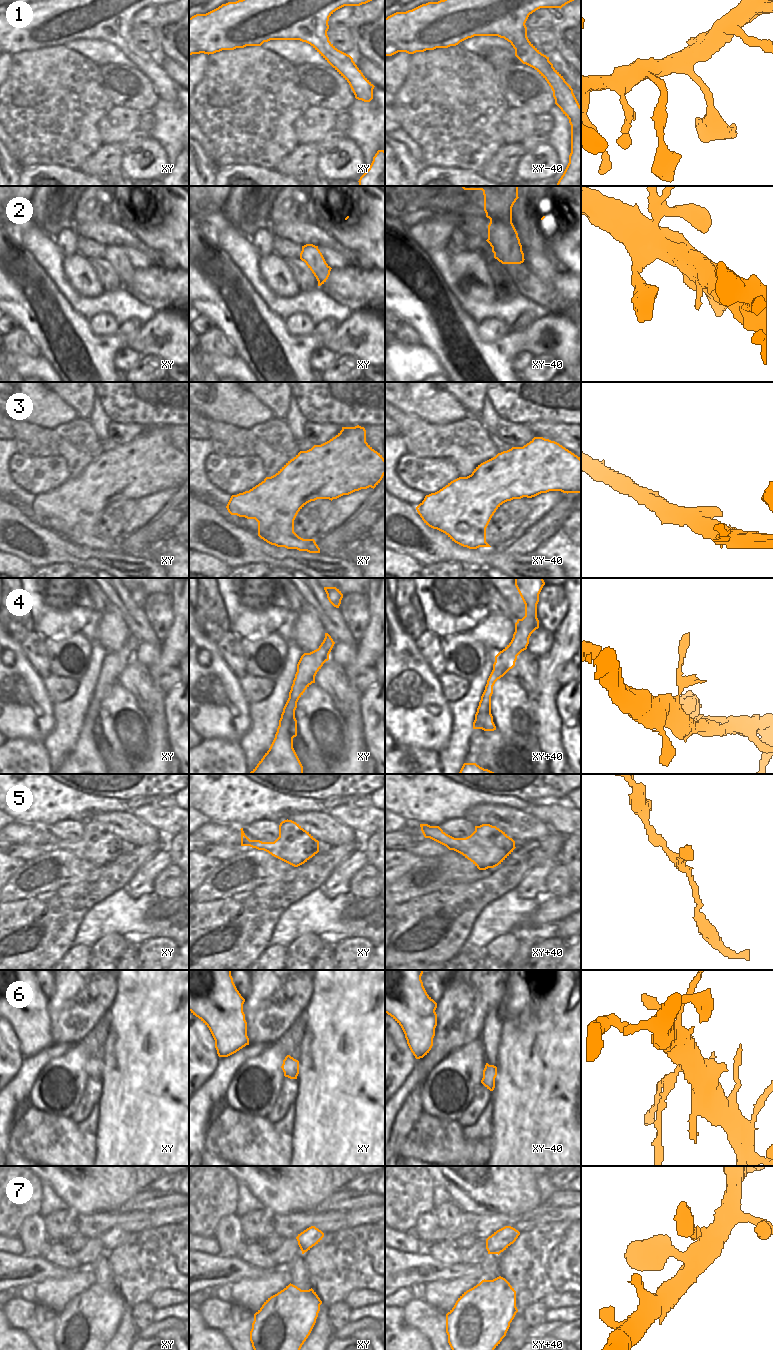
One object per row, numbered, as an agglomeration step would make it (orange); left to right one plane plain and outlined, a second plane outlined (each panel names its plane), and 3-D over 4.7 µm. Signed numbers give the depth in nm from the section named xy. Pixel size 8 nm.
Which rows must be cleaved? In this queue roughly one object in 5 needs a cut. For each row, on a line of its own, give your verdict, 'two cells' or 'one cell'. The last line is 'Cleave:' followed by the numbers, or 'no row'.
1: one cell
2: one cell
3: one cell
4: one cell
5: one cell
6: two cells
7: one cell
Cleave: 6

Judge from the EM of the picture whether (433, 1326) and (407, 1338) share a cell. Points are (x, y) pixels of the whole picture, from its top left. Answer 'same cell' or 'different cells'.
different cells

